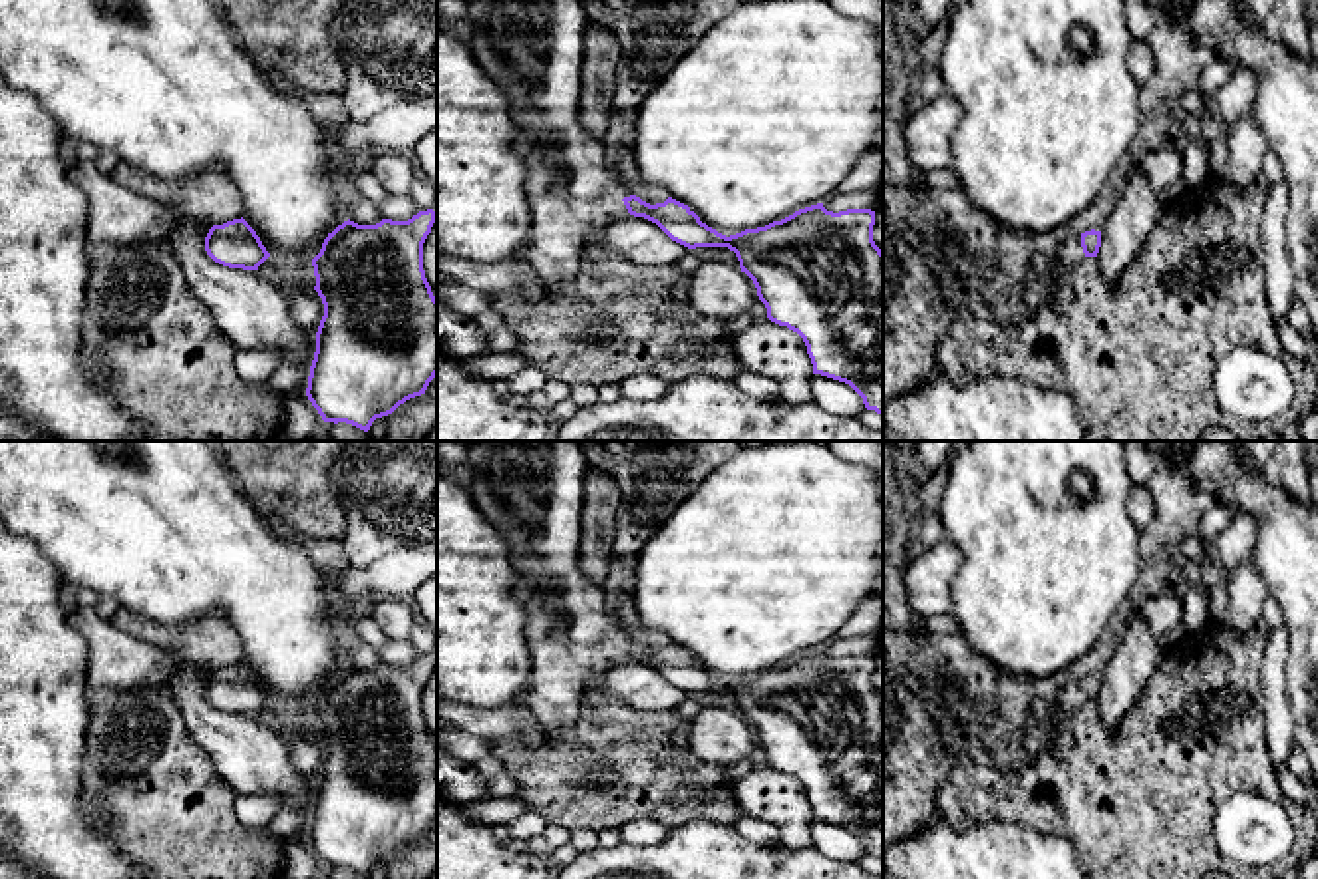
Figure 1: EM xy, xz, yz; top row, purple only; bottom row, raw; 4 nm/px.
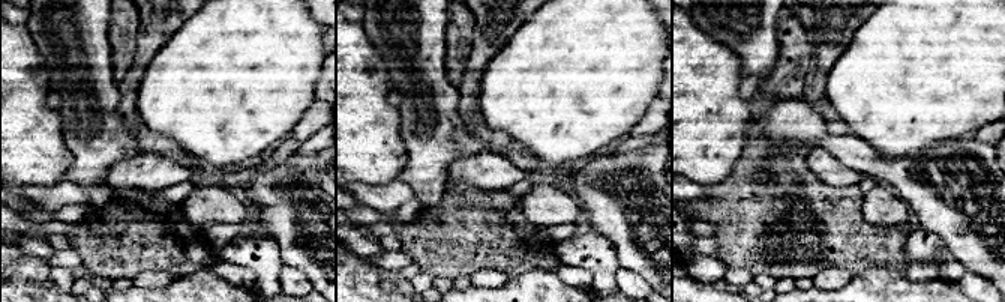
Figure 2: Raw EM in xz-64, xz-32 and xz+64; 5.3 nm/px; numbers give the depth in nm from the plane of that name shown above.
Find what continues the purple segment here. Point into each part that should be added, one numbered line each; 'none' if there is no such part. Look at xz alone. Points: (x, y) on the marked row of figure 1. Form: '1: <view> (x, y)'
1: xz (533, 48)

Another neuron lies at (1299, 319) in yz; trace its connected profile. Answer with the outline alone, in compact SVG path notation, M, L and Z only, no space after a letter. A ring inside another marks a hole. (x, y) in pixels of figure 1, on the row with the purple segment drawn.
M1292 300L1290 310L1288 310L1288 320L1286 320L1302 338L1312 338L1312 322L1308 318L1306 308L1298 302Z

